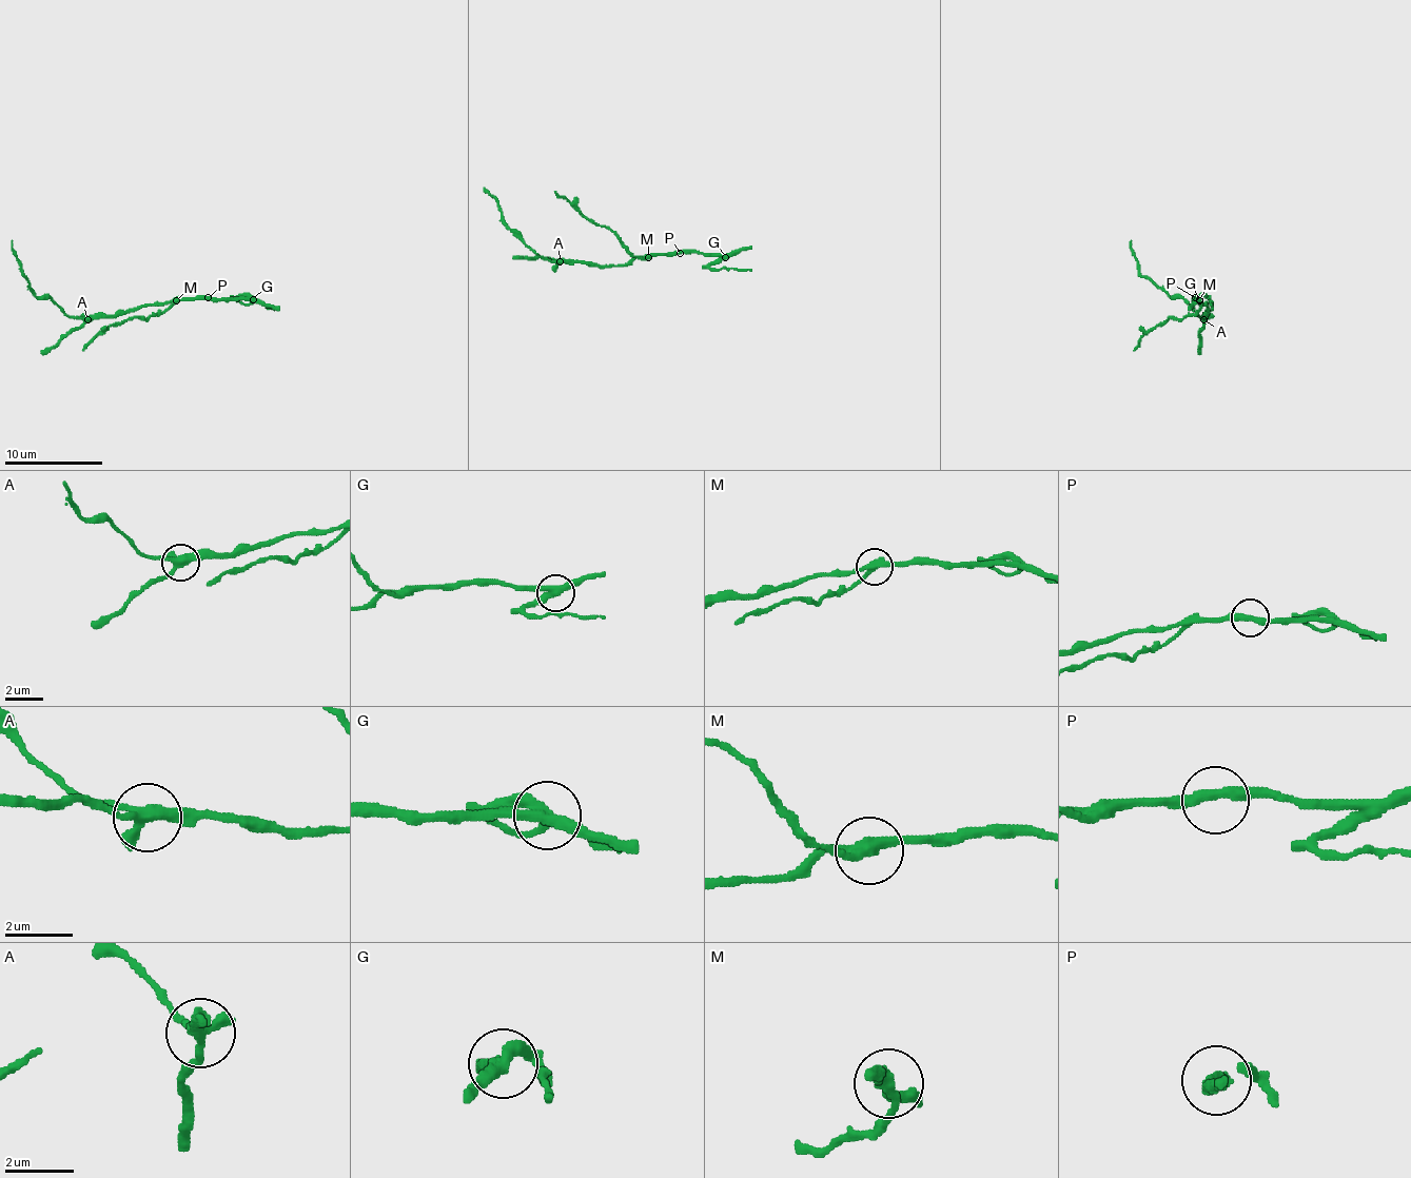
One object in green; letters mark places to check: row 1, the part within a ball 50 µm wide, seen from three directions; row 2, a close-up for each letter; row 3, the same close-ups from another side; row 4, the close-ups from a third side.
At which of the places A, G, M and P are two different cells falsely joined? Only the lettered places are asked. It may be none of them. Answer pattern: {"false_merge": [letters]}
{"false_merge": ["G", "M"]}

